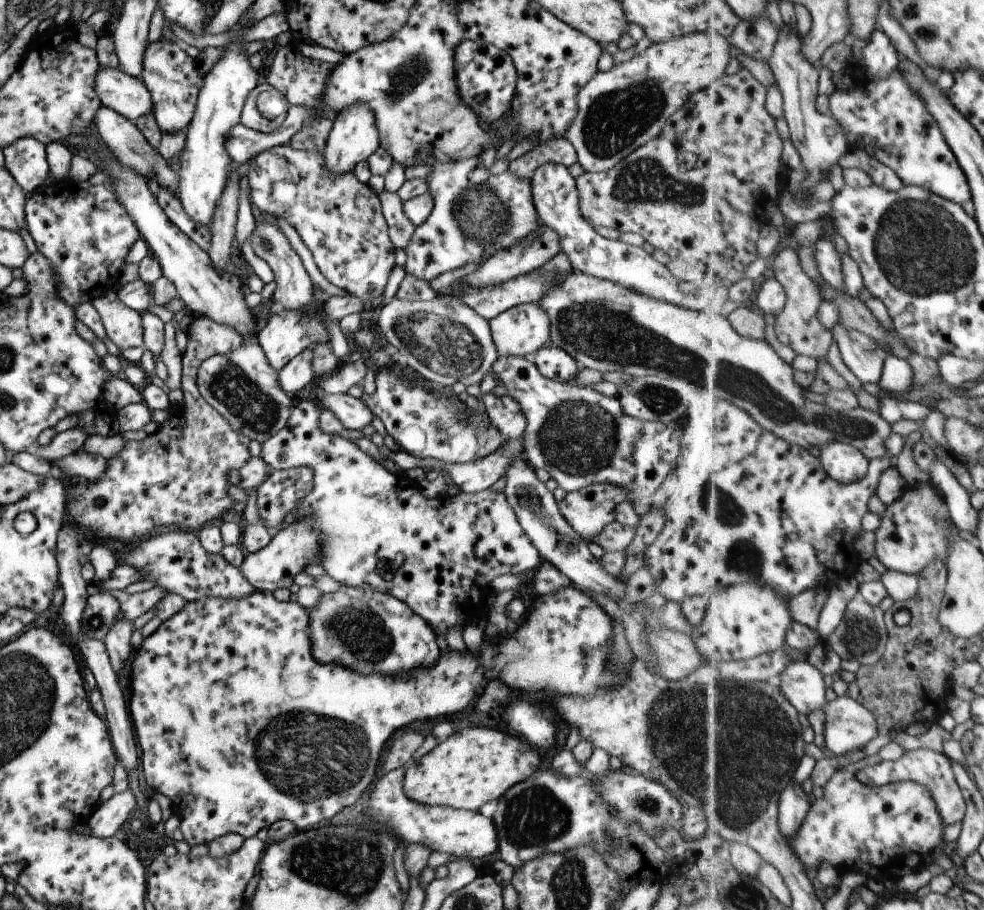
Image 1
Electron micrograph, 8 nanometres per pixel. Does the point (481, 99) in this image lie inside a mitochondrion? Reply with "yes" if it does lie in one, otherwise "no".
no

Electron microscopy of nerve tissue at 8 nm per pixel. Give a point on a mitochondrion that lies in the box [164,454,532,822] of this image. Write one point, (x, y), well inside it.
(331, 758)

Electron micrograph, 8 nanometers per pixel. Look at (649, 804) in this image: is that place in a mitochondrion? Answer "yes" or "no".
yes

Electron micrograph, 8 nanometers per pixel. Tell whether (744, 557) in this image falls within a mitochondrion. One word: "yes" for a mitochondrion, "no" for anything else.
yes

